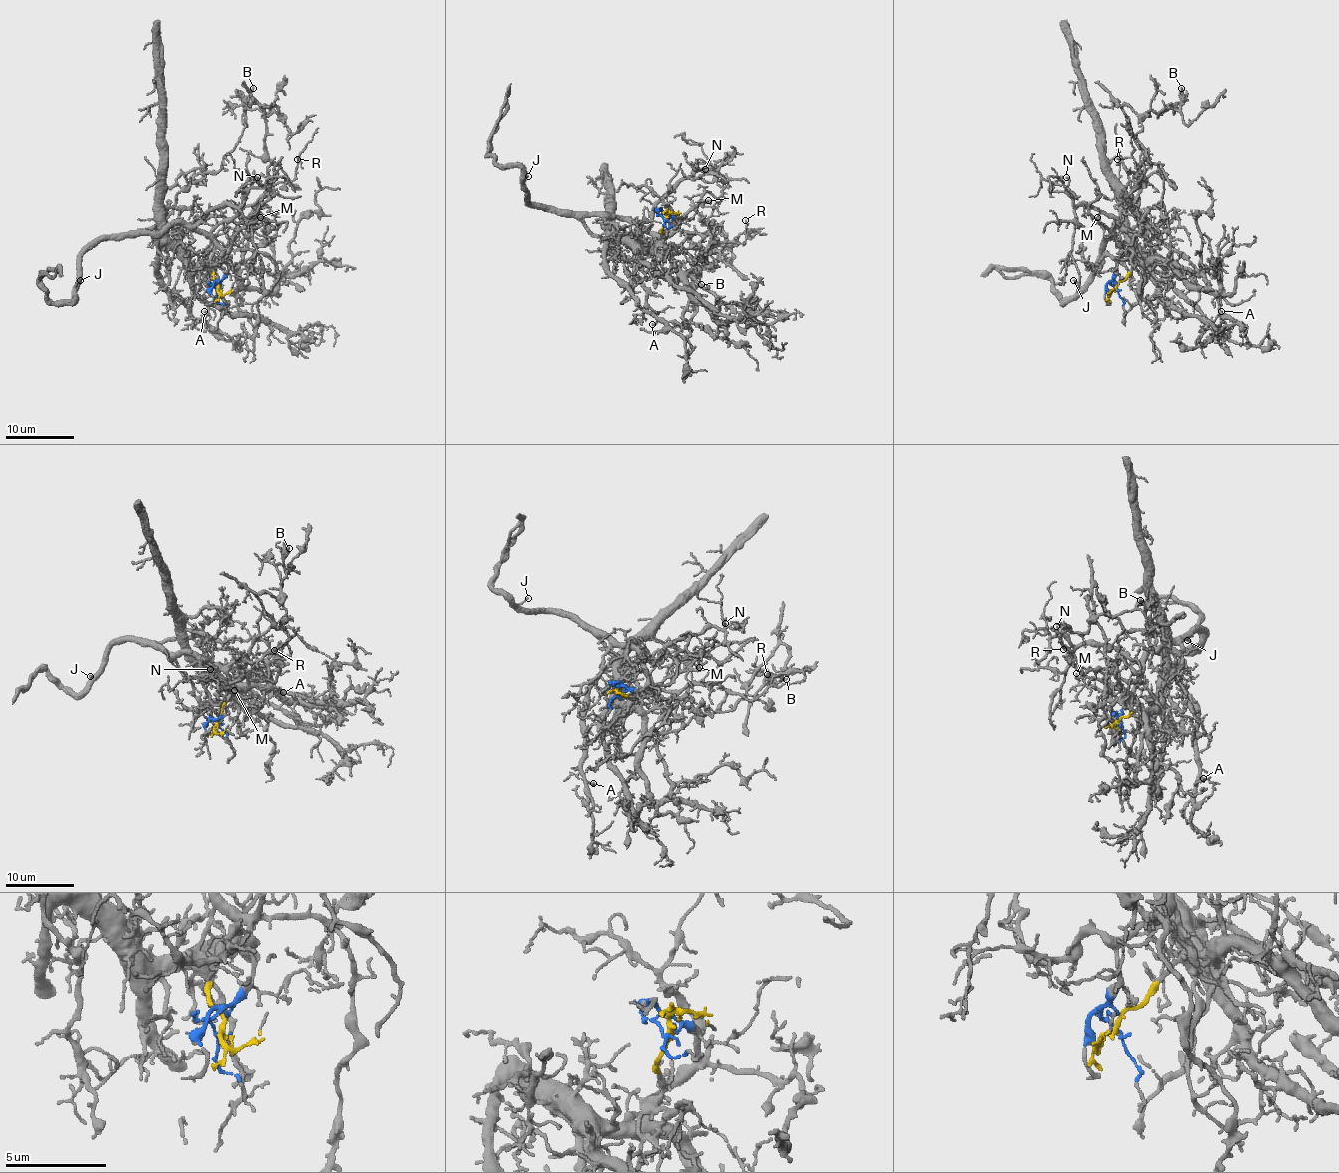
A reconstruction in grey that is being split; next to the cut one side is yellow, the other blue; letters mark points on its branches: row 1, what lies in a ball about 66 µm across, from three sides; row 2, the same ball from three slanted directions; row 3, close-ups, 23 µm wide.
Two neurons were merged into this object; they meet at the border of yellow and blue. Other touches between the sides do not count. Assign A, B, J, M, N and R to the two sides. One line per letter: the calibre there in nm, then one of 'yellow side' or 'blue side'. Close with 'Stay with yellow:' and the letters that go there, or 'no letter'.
A: 120 nm | yellow side
B: 140 nm | yellow side
J: 100 nm | blue side
M: 100 nm | blue side
N: 120 nm | blue side
R: 100 nm | blue side
Stay with yellow: A, B

